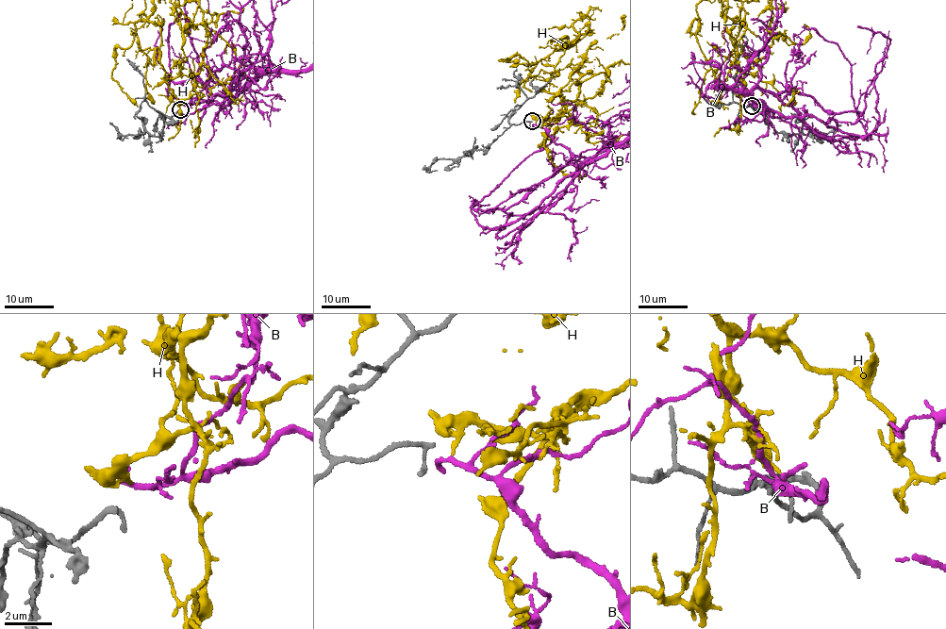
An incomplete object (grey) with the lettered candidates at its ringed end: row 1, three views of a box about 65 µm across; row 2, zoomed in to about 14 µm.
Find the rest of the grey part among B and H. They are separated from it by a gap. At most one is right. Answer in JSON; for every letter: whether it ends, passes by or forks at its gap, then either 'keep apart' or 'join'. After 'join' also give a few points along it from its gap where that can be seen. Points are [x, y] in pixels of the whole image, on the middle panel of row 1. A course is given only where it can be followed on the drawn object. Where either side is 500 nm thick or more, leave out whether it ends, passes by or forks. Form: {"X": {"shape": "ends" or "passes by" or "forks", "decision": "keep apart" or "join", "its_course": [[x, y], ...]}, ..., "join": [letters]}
{"B": {"shape": "passes by", "decision": "keep apart"}, "H": {"shape": "passes by", "decision": "keep apart"}, "join": []}

